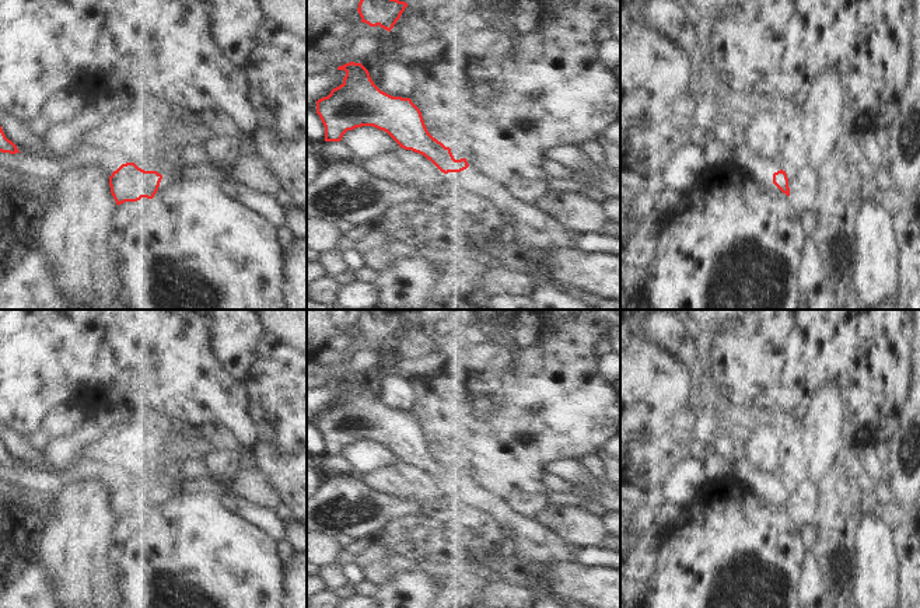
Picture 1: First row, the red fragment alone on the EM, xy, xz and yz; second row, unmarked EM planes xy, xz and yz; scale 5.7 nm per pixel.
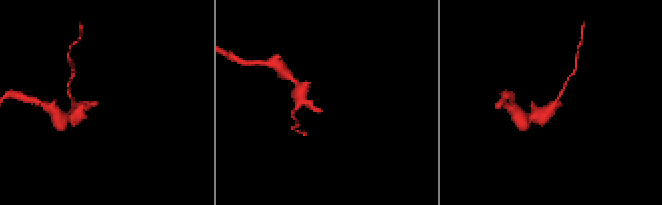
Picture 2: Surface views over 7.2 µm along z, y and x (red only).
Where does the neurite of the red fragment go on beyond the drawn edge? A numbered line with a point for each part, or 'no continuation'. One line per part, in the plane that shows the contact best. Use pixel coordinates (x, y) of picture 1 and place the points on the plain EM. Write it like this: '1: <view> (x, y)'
1: yz (804, 500)

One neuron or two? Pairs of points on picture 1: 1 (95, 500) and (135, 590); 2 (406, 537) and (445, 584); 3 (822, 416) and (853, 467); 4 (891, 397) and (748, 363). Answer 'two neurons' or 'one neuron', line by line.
1: two neurons
2: two neurons
3: two neurons
4: one neuron

